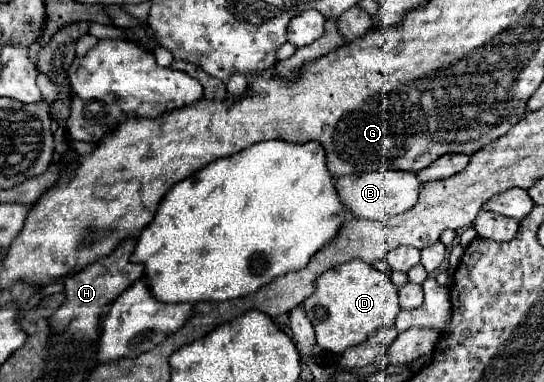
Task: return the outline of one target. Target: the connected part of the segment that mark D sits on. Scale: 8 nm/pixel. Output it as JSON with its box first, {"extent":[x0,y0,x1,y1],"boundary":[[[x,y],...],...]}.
{"extent":[303,259,401,355],"boundary":[[[351,259],[335,269],[329,269],[317,279],[315,293],[303,303],[307,315],[315,313],[317,307],[325,309],[325,317],[317,319],[313,317],[311,323],[315,327],[317,345],[325,351],[341,355],[347,347],[363,343],[367,337],[371,337],[375,331],[383,327],[393,327],[395,317],[401,311],[397,303],[397,287],[395,283],[381,273],[379,269],[367,265],[365,261]]]}

